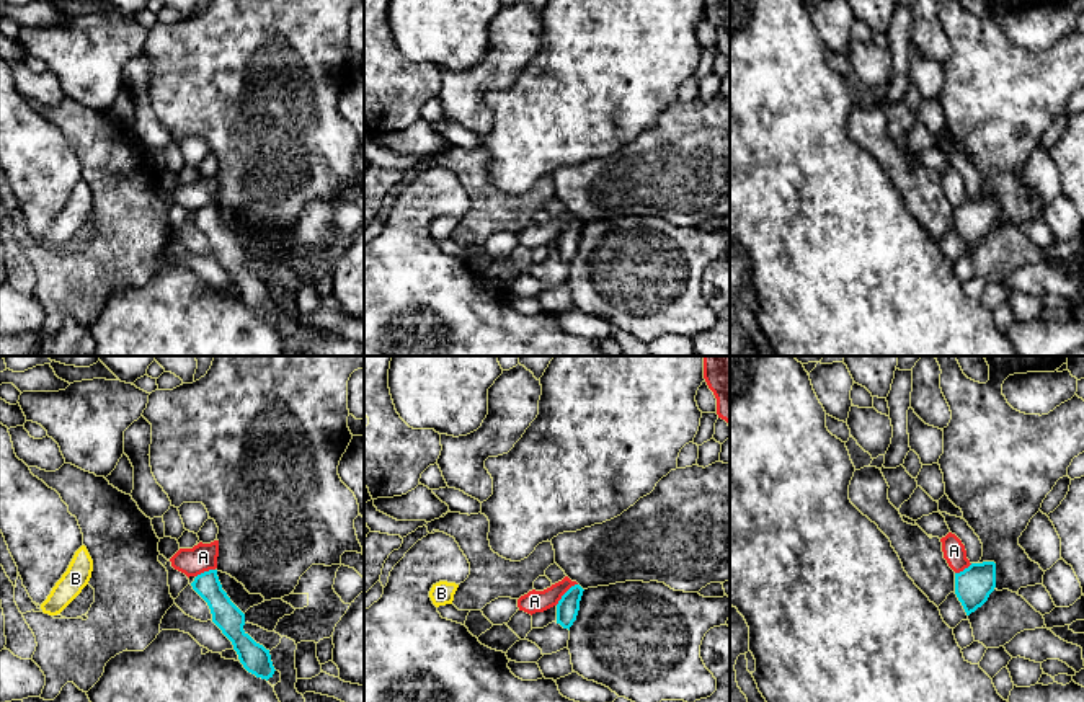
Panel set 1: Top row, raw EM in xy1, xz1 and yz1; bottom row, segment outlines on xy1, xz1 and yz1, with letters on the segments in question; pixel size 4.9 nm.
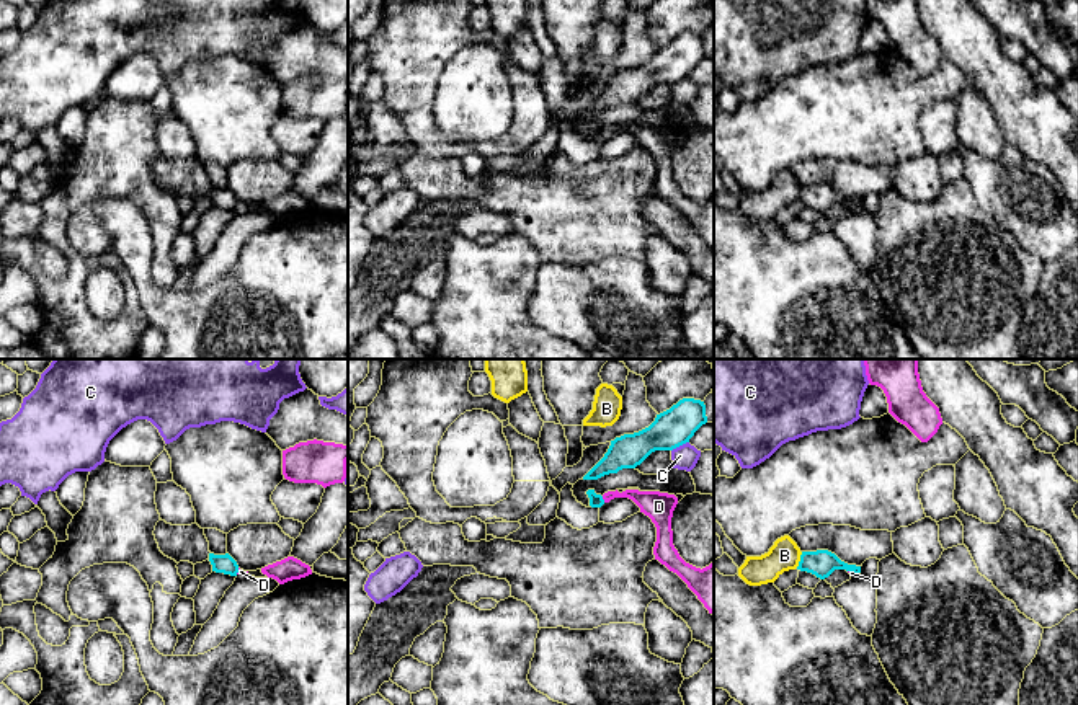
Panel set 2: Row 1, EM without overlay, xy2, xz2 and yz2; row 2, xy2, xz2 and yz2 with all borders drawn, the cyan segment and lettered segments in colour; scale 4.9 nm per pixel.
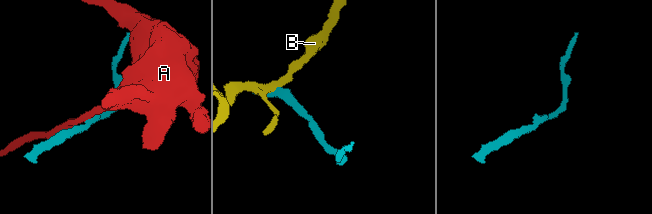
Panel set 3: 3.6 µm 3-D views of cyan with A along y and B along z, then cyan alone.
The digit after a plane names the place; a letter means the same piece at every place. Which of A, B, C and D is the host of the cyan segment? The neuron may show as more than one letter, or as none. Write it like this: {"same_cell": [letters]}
{"same_cell": []}

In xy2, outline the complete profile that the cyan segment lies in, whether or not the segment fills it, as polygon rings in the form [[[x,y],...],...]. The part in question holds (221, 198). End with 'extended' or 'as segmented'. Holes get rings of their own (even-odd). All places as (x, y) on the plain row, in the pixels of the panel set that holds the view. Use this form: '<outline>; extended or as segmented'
[[[160,153],[155,160],[154,170],[160,186],[176,197],[189,196],[196,199],[209,194],[212,206],[216,207],[230,211],[237,211],[238,207],[238,199],[229,188],[214,189],[209,186],[204,163],[196,157],[191,160],[172,160]]]; extended

